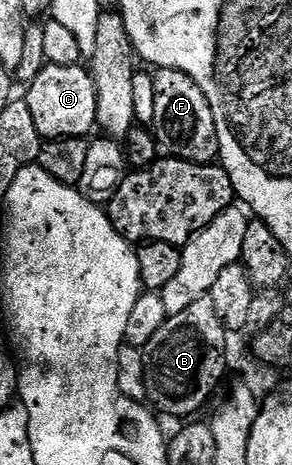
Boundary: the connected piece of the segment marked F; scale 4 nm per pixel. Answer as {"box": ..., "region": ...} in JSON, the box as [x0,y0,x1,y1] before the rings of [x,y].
{"box":[152,69,219,165],"region":[[[158,69],[153,74],[155,83],[155,119],[152,132],[157,139],[159,146],[169,156],[179,157],[185,161],[194,161],[198,165],[208,165],[219,160],[218,136],[216,135],[216,119],[212,115],[212,107],[200,91],[197,83],[184,71],[179,69]]]}

